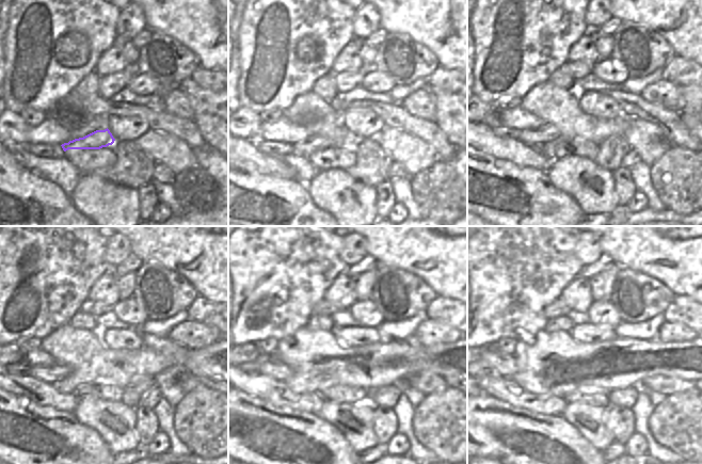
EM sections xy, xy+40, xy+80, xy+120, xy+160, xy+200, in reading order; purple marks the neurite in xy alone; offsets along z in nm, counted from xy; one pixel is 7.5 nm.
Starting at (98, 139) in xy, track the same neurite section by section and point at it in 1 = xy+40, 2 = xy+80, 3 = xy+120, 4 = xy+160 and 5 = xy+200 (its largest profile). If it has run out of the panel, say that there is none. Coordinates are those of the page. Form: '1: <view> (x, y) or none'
1: xy+40 (328, 133)
2: xy+80 (544, 139)
3: xy+120 (51, 374)
4: xy+160 (269, 366)
5: xy+200 (505, 364)

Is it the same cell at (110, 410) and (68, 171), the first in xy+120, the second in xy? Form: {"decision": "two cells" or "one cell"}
{"decision": "two cells"}

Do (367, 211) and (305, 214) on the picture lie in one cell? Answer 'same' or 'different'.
different

